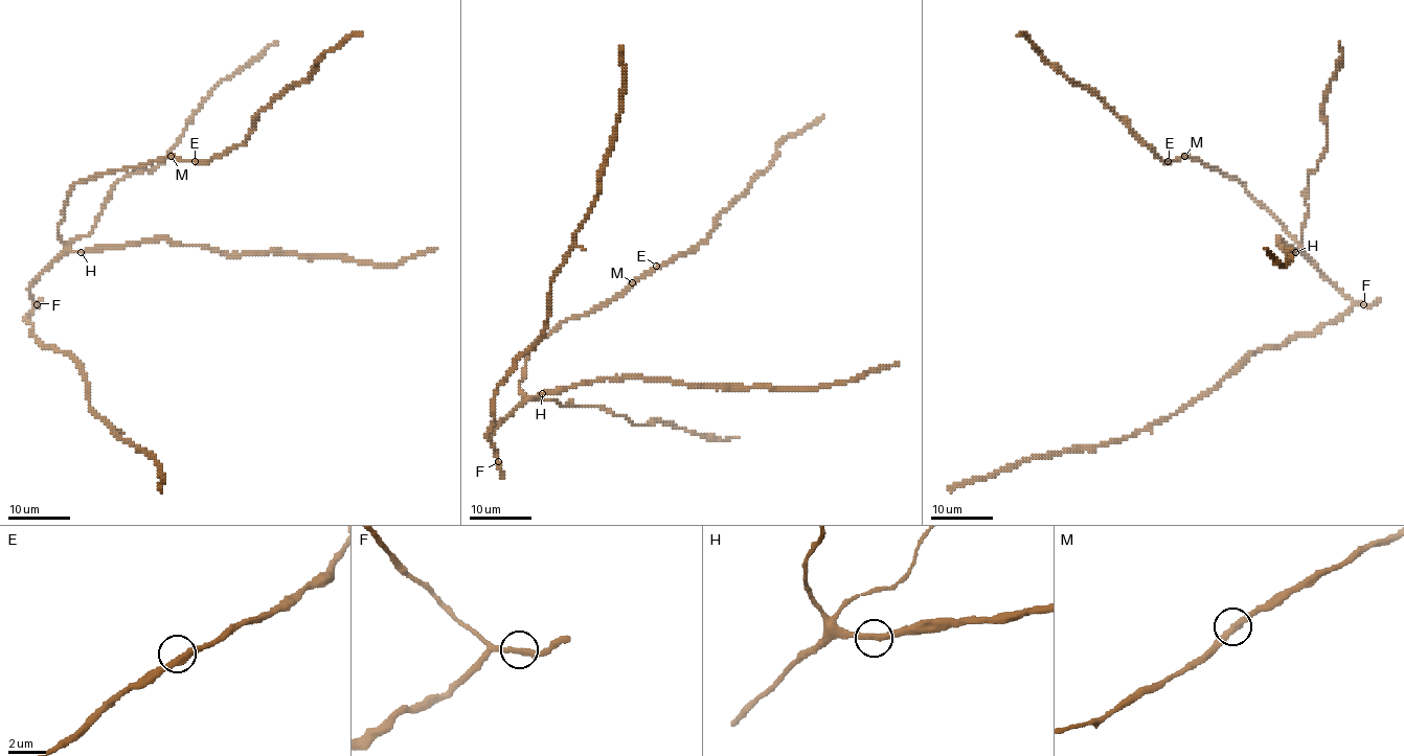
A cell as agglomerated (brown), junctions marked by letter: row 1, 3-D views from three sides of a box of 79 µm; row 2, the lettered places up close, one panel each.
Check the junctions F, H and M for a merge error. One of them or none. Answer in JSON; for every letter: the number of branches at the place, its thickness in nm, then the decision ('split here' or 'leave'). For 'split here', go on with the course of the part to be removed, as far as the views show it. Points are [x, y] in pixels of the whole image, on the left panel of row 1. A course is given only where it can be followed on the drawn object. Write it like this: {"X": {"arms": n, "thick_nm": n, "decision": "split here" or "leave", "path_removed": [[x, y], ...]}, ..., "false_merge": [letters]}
{"F": {"arms": 2, "thick_nm": 320, "decision": "leave"}, "H": {"arms": 2, "thick_nm": 320, "decision": "leave"}, "M": {"arms": 2, "thick_nm": 320, "decision": "leave"}, "false_merge": []}

